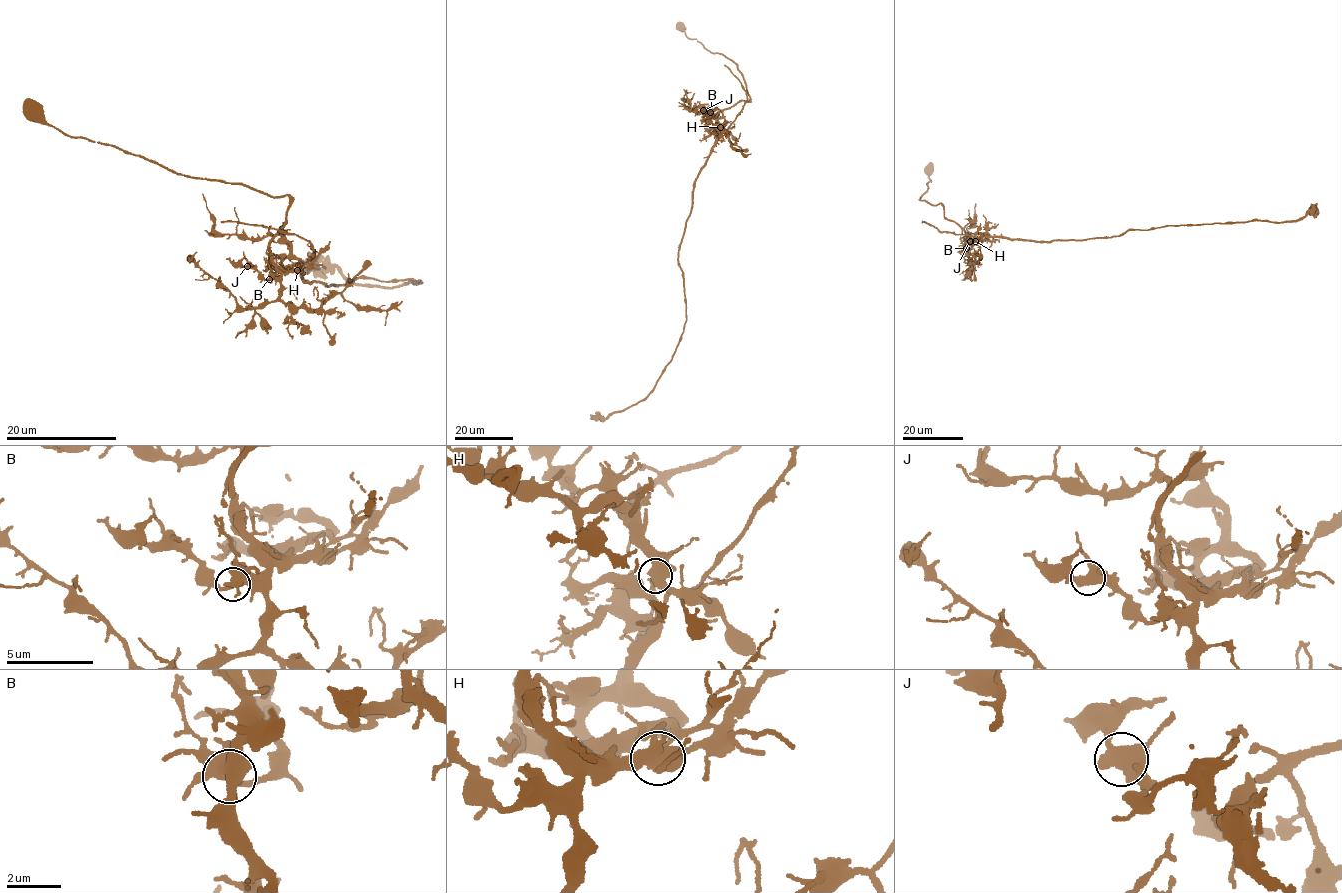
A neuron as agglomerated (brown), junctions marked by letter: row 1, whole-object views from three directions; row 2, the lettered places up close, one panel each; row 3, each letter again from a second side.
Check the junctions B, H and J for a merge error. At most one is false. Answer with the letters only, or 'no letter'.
H

